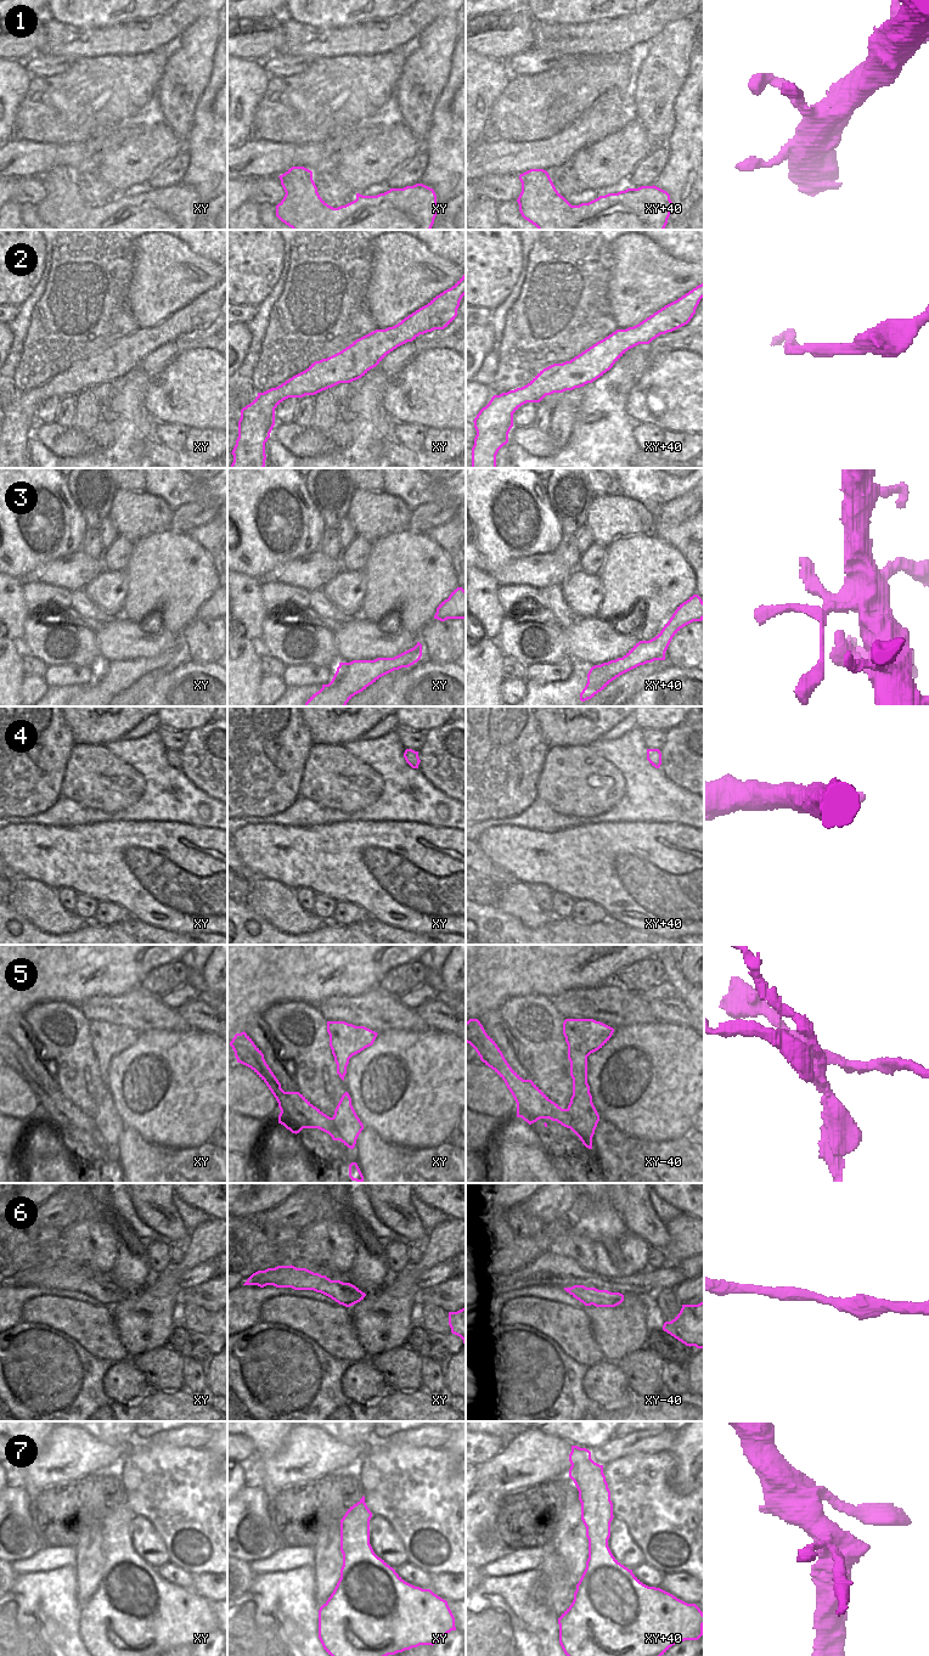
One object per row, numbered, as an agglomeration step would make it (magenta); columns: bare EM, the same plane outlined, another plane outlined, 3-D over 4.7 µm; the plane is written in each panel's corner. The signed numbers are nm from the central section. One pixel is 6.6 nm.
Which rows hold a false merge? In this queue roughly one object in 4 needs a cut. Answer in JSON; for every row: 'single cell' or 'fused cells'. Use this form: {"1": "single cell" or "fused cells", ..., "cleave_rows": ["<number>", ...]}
{"1": "single cell", "2": "single cell", "3": "single cell", "4": "single cell", "5": "fused cells", "6": "single cell", "7": "single cell", "cleave_rows": ["5"]}

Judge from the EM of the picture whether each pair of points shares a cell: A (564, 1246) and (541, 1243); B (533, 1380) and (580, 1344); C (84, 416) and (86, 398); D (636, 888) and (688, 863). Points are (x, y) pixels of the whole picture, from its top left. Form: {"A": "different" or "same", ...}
{"A": "different", "B": "different", "C": "same", "D": "same"}

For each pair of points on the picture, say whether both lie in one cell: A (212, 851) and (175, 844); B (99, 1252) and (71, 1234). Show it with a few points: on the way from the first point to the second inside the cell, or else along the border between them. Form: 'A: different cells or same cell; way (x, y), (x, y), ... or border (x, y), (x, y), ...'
A: same cell; way (203, 855), (186, 855), (184, 852)
B: same cell; way (91, 1246), (86, 1242), (78, 1239)

